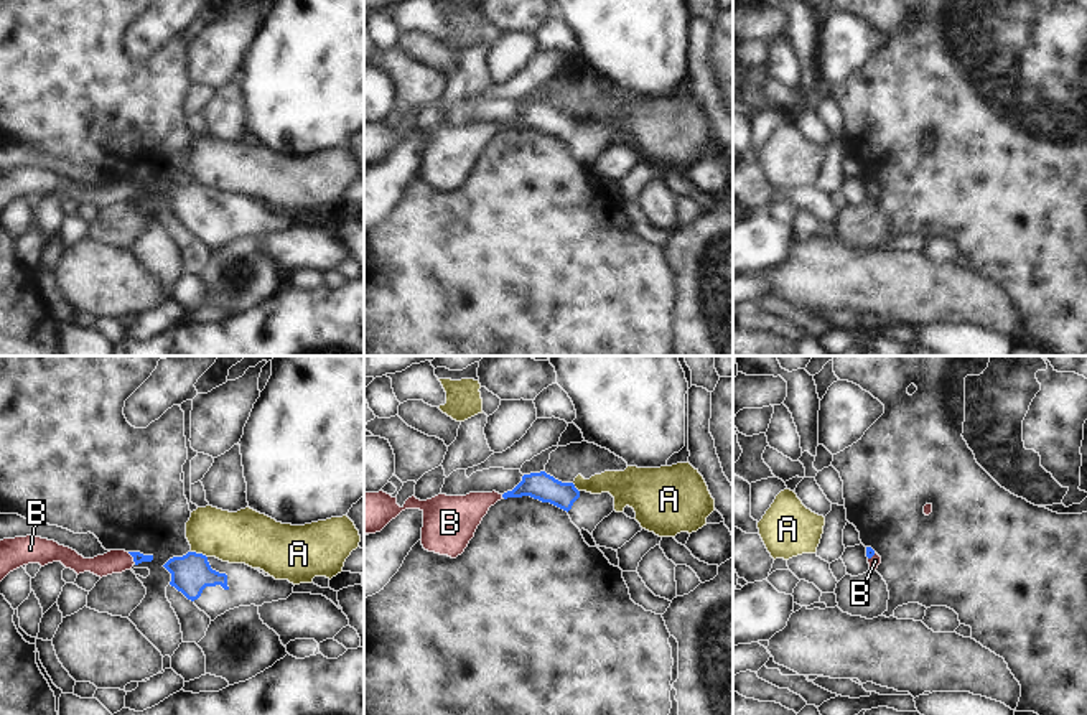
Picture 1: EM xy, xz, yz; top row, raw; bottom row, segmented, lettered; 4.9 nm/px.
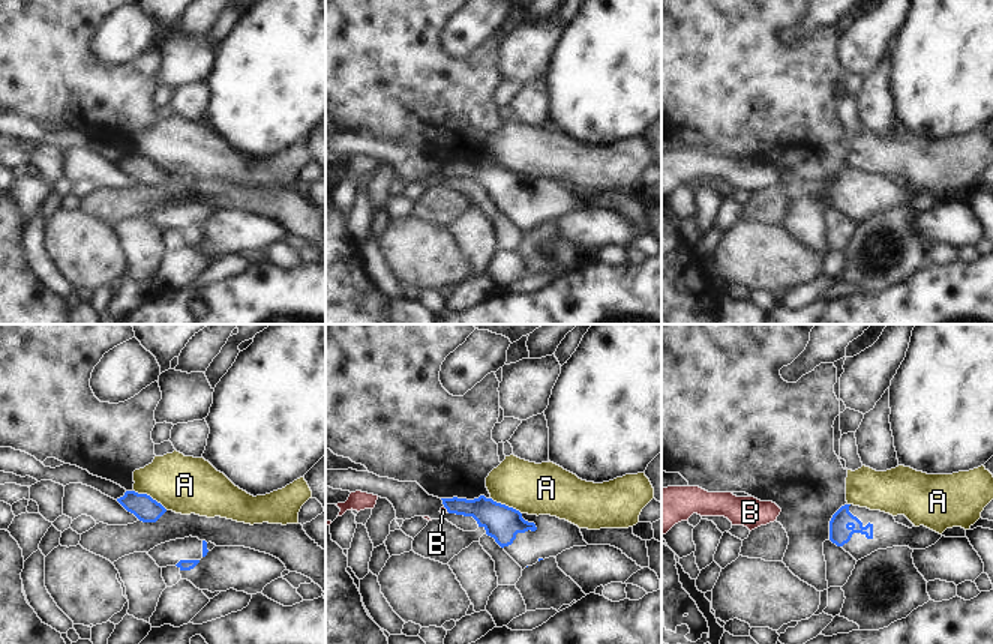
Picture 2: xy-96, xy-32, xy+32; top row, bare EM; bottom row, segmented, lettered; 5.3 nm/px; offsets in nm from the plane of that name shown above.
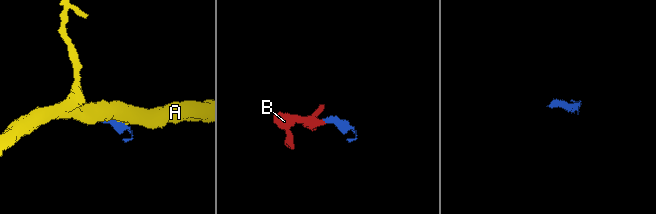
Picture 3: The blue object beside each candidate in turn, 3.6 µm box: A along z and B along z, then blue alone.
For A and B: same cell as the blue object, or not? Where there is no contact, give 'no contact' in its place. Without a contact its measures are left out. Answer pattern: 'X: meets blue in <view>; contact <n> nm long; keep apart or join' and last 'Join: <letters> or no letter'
A: meets blue in xy; contact 90 nm long; keep apart
B: meets blue in xy; contact 70 nm long; join
Join: B

